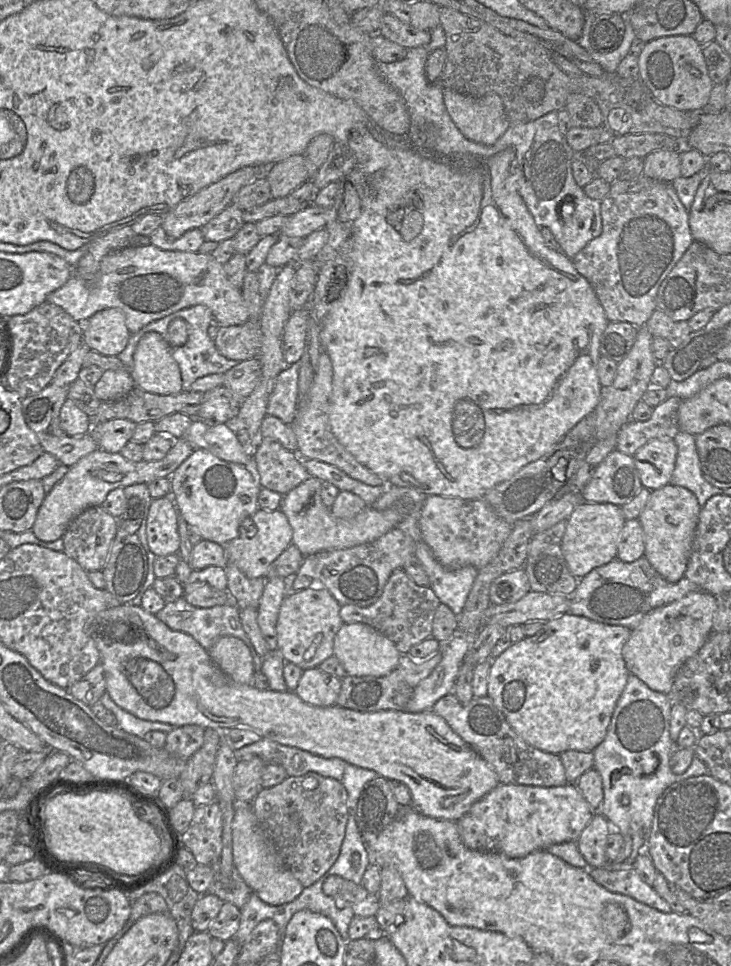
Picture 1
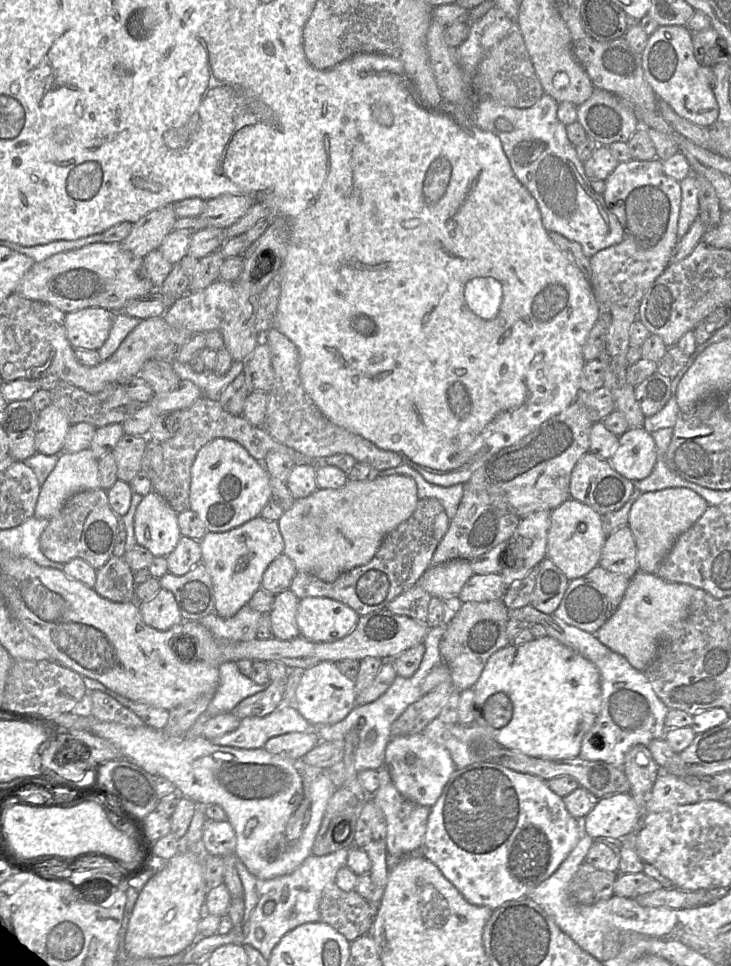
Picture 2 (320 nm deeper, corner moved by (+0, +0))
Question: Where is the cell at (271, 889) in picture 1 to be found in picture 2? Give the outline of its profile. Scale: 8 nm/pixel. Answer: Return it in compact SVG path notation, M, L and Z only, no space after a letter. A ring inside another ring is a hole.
M94 720L90 731L116 745L122 758L153 776L162 776L171 781L180 796L191 799L197 805L221 806L235 830L235 855L255 877L267 880L291 874L312 855L328 802L337 790L329 776L329 769L310 766L303 759L289 759L271 754L264 748L218 746L203 735L194 739L169 739L162 730L148 726L128 727L115 722Z

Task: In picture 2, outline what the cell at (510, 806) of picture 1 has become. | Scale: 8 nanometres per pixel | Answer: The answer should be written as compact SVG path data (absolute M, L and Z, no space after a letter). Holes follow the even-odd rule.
M477 762L454 771L437 802L431 807L421 855L432 862L470 904L495 910L506 902L528 897L543 881L548 879L566 859L578 843L583 832L581 819L576 819L567 810L563 798L555 794L547 782L535 775L521 773L495 762Z

